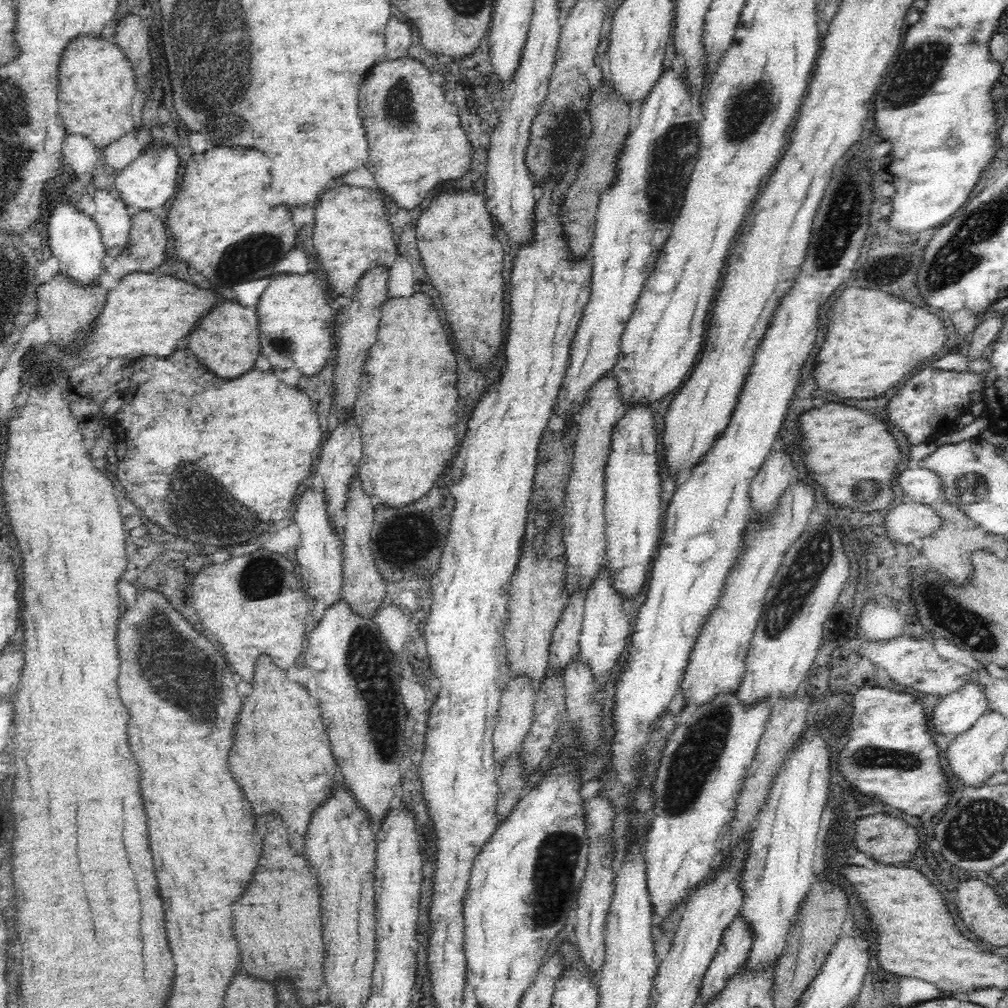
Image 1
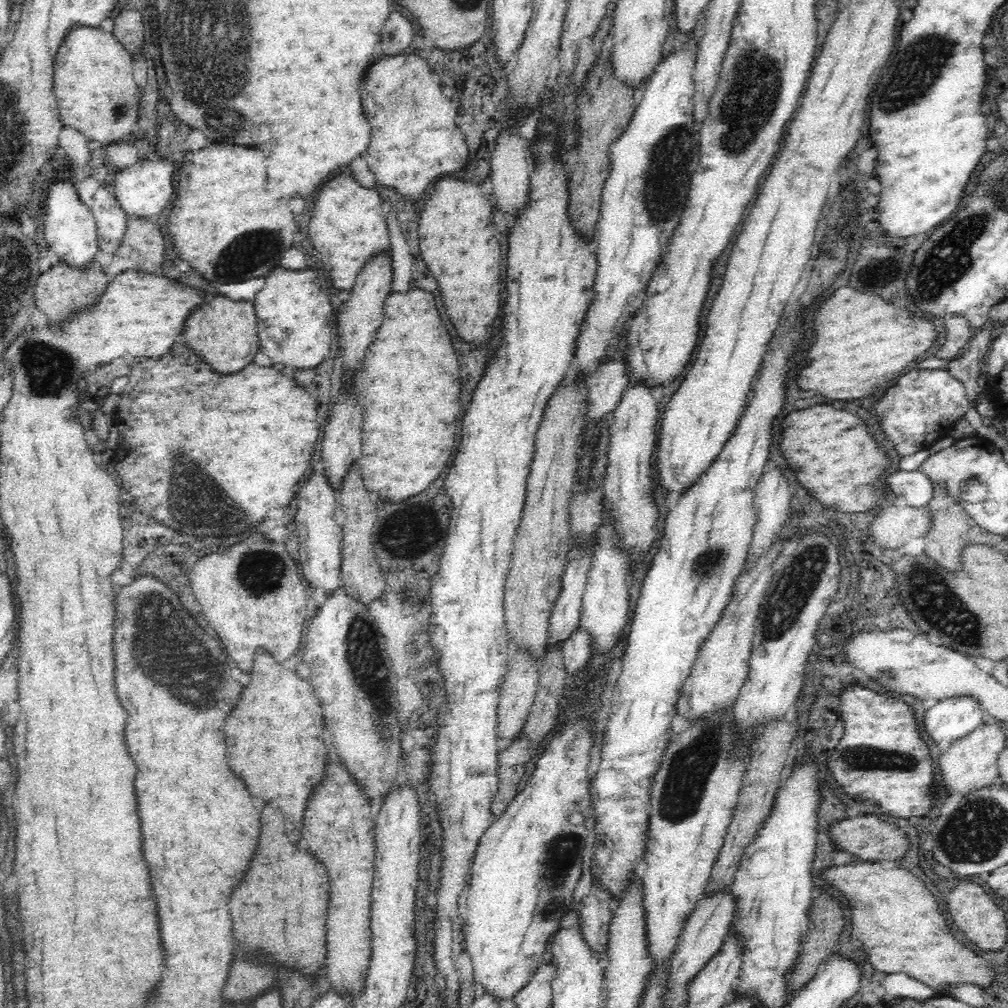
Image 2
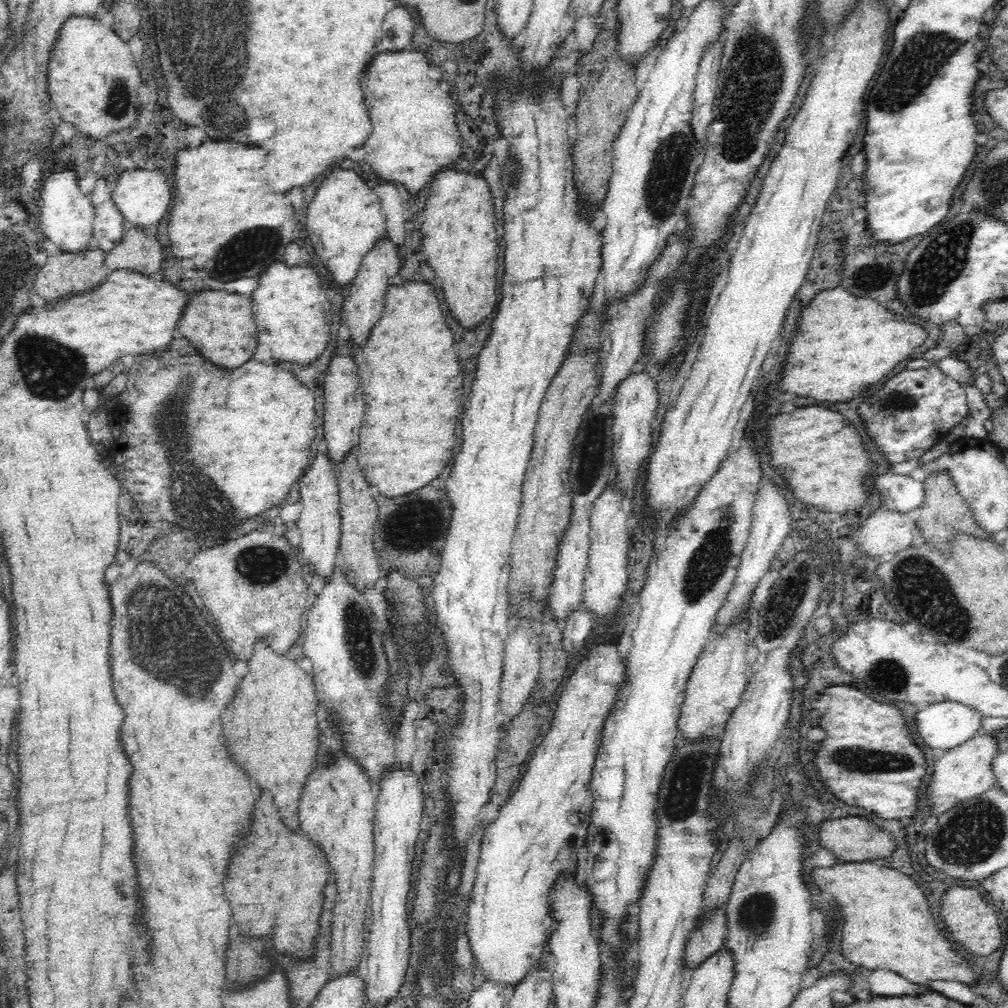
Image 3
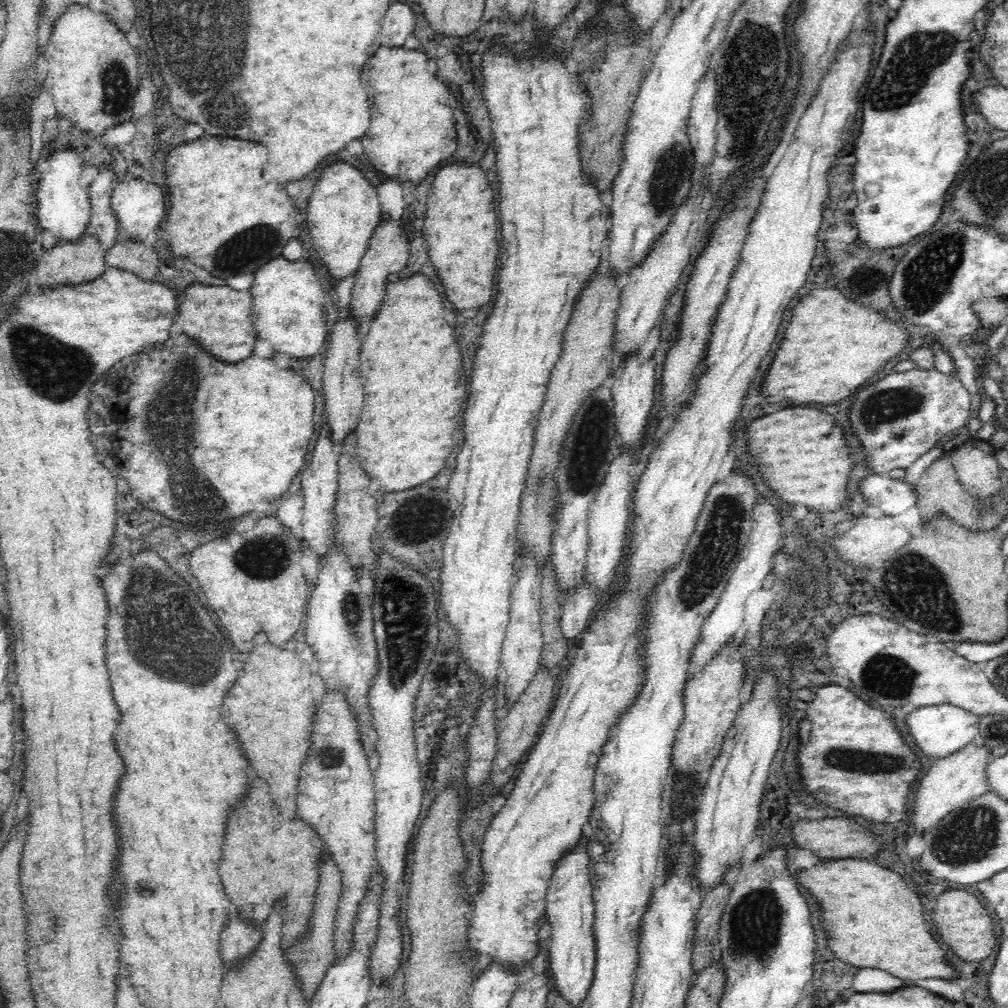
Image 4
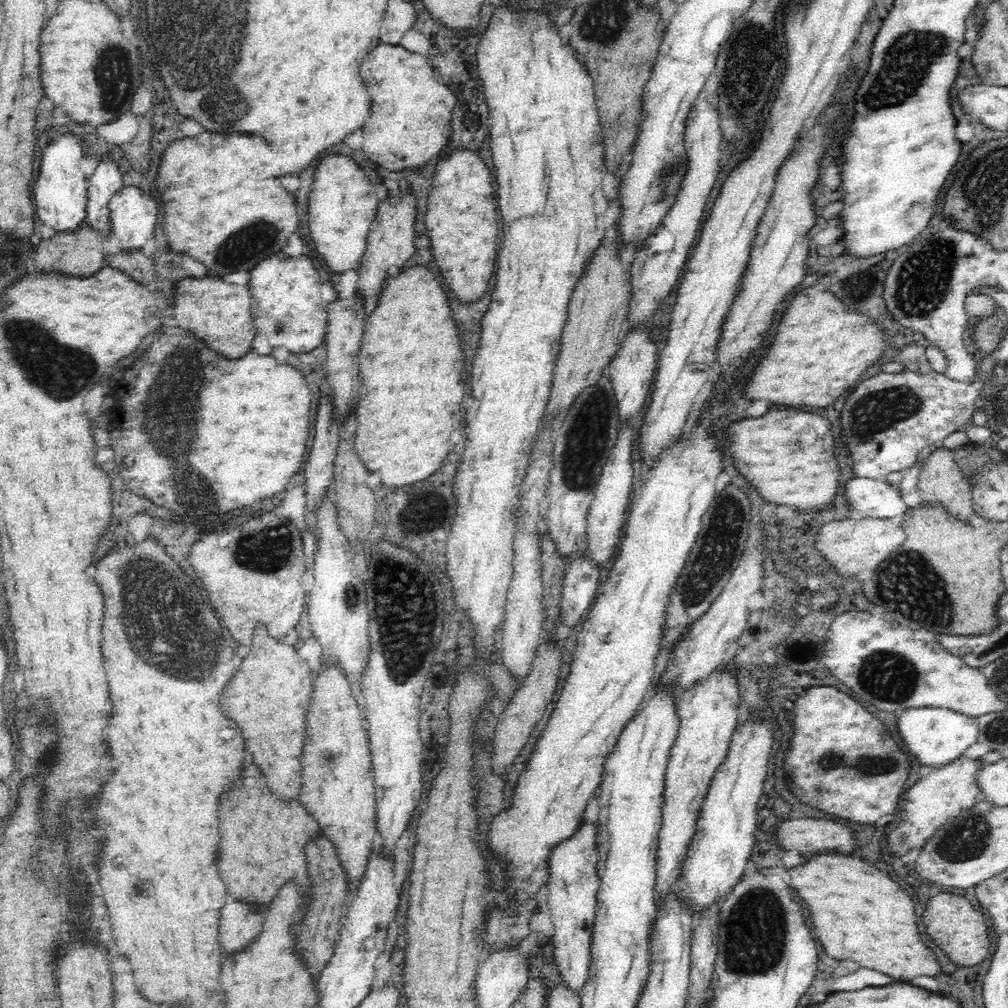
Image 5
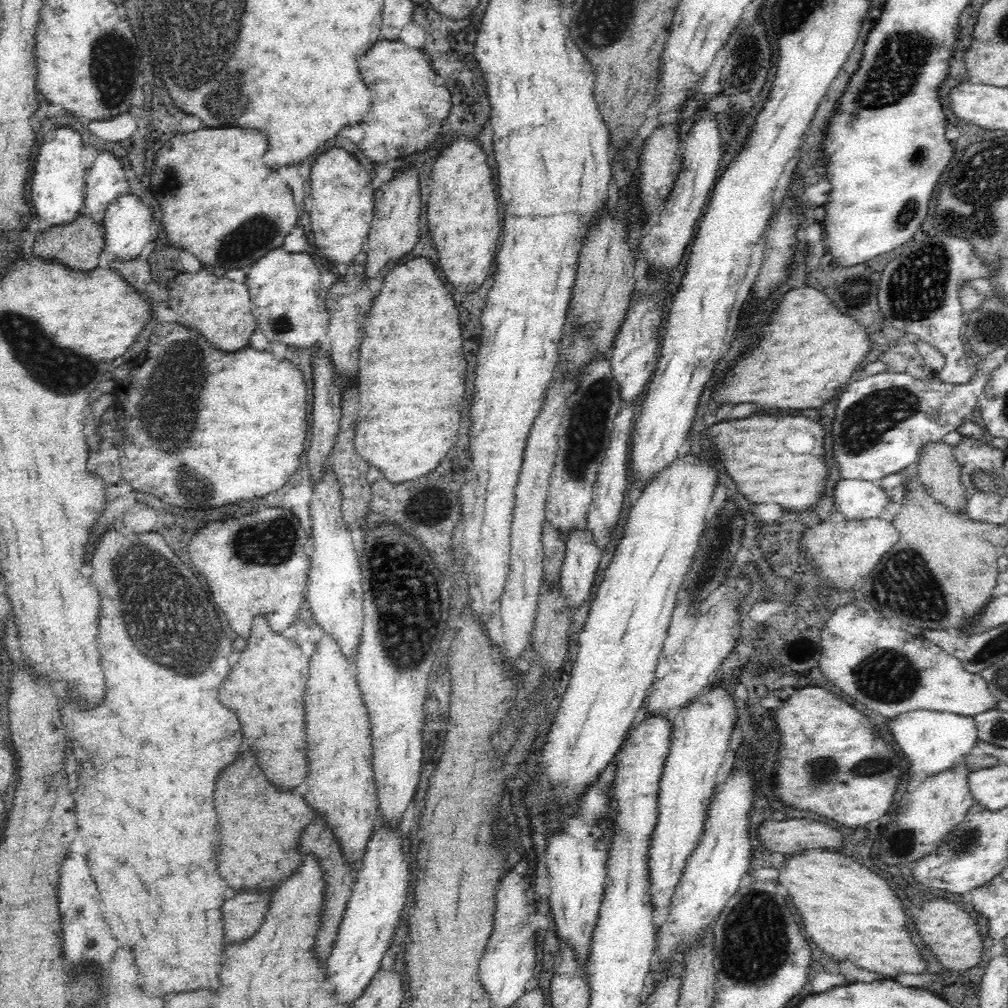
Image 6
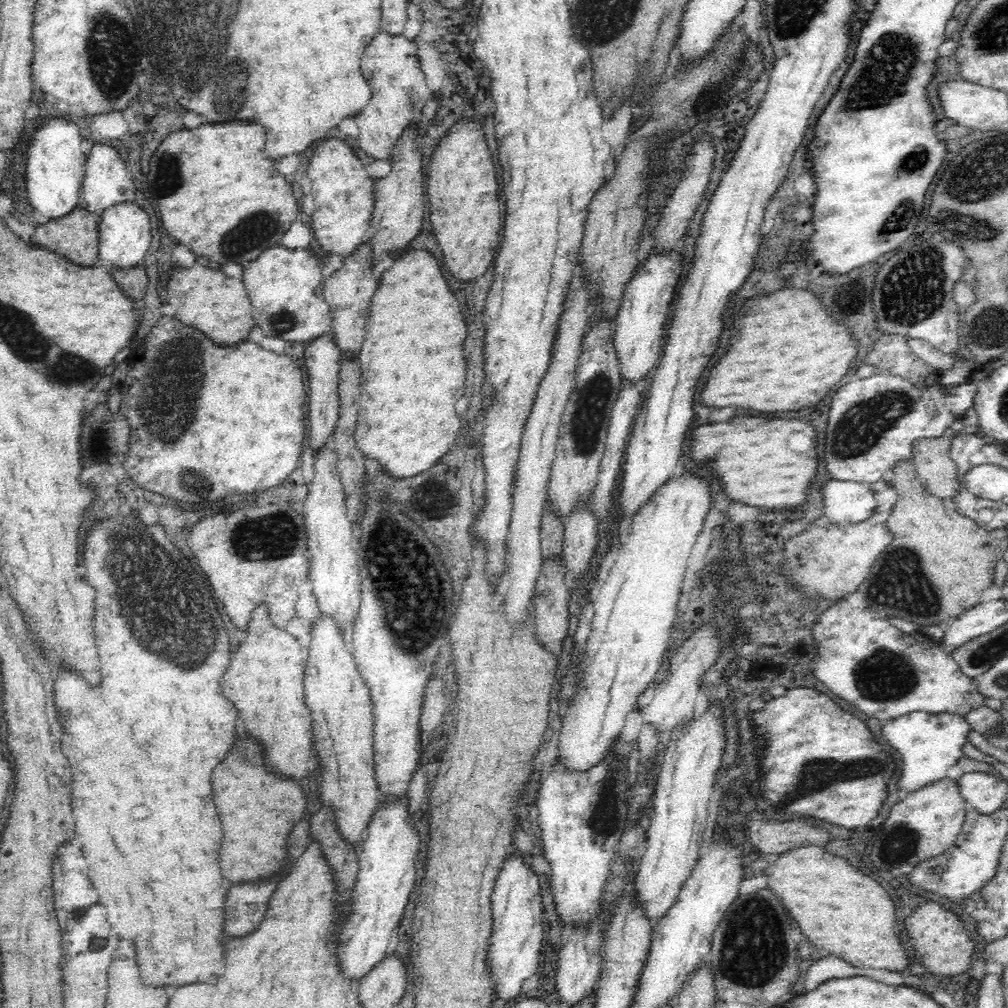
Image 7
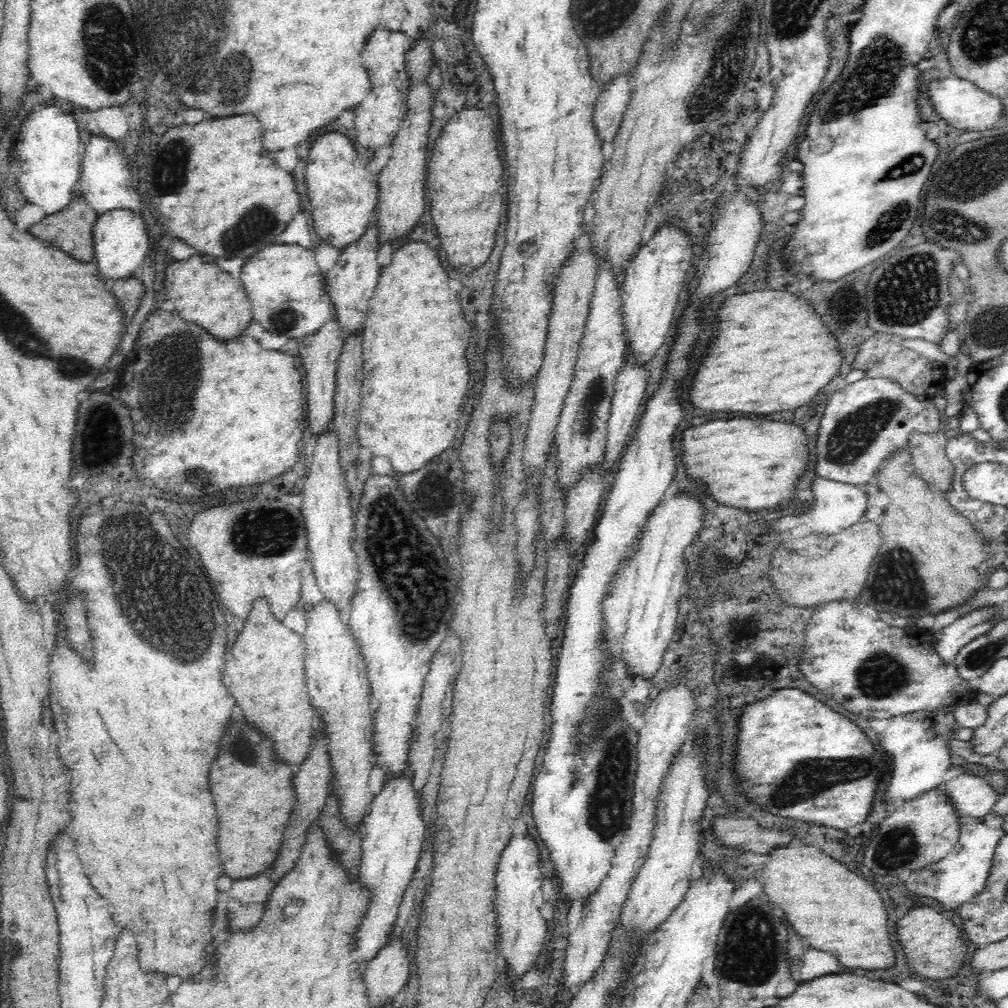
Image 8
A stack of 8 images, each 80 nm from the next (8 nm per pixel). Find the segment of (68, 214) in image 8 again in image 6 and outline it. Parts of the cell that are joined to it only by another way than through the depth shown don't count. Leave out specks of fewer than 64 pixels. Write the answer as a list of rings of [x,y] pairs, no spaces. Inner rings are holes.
[[[85,214],[72,224],[62,227],[51,227],[44,232],[39,230],[33,237],[33,254],[45,262],[55,262],[77,272],[90,272],[98,268],[98,258],[105,250],[104,237],[100,235],[98,225]]]

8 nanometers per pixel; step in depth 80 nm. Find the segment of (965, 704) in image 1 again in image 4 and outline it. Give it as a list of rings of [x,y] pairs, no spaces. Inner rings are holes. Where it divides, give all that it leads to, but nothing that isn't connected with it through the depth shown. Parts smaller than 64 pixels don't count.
[[[950,704],[908,709],[905,718],[910,734],[916,745],[930,758],[943,757],[956,752],[960,747],[978,739],[980,717],[964,708]]]

